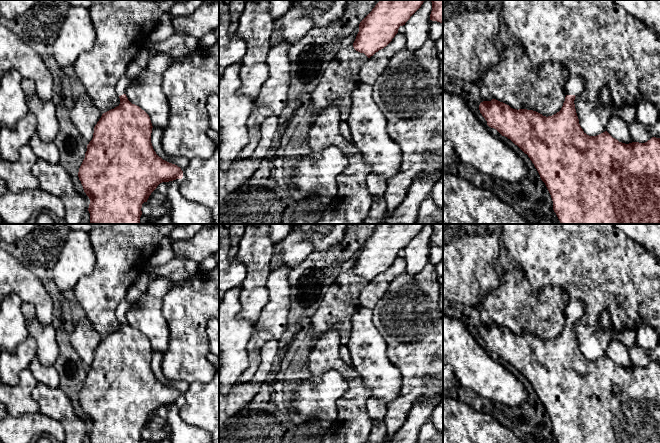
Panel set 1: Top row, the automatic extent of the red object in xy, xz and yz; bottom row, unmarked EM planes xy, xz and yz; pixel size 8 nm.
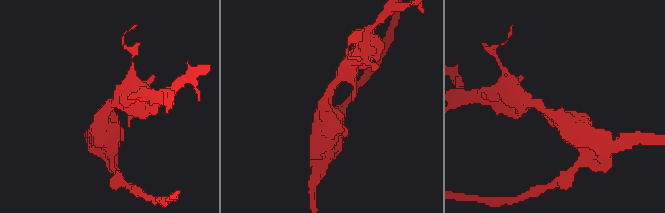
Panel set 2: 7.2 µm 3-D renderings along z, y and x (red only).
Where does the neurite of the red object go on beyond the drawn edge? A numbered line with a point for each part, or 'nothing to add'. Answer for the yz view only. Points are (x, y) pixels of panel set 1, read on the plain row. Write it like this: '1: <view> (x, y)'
1: yz (575, 308)

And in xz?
nothing to add

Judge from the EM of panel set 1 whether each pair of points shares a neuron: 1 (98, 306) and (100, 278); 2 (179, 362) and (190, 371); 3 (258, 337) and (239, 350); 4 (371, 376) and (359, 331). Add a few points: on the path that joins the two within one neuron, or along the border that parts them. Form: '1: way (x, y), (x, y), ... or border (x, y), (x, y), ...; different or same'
1: way (98, 299), (99, 285); same
2: way (182, 363), (187, 368); same
3: border (254, 325), (247, 345), (246, 368); different
4: way (371, 365), (370, 346), (372, 344), (370, 342); same

